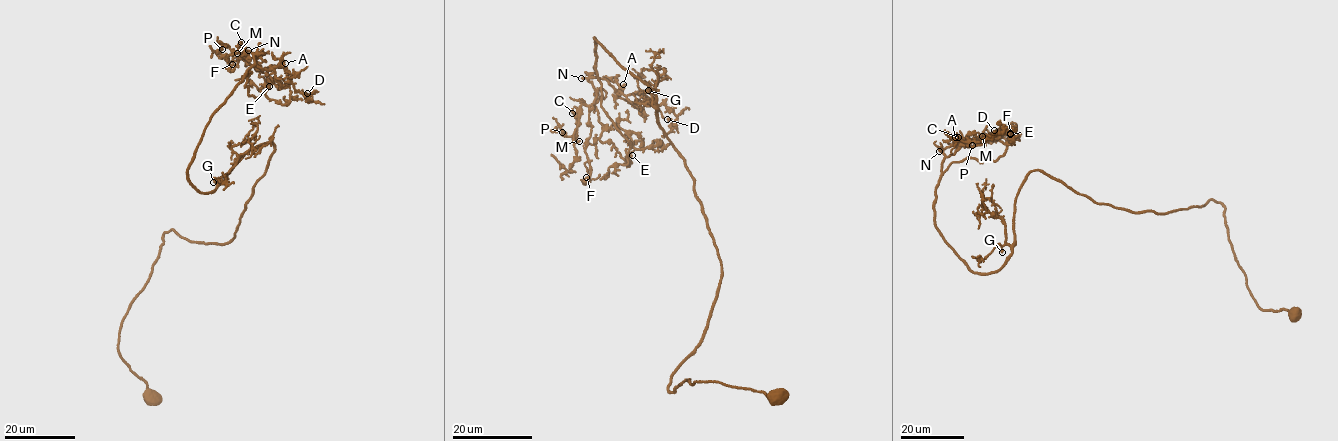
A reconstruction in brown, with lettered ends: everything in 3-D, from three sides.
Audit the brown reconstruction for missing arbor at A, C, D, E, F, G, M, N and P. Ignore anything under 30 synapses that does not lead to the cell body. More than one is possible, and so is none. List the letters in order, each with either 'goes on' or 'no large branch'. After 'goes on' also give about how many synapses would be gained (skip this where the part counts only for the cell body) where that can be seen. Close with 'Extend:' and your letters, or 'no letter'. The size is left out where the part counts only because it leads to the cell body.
A: no large branch
C: no large branch
D: no large branch
E: no large branch
F: no large branch
G: no large branch
M: no large branch
N: goes on; 60 synapses
P: no large branch
Extend: N

